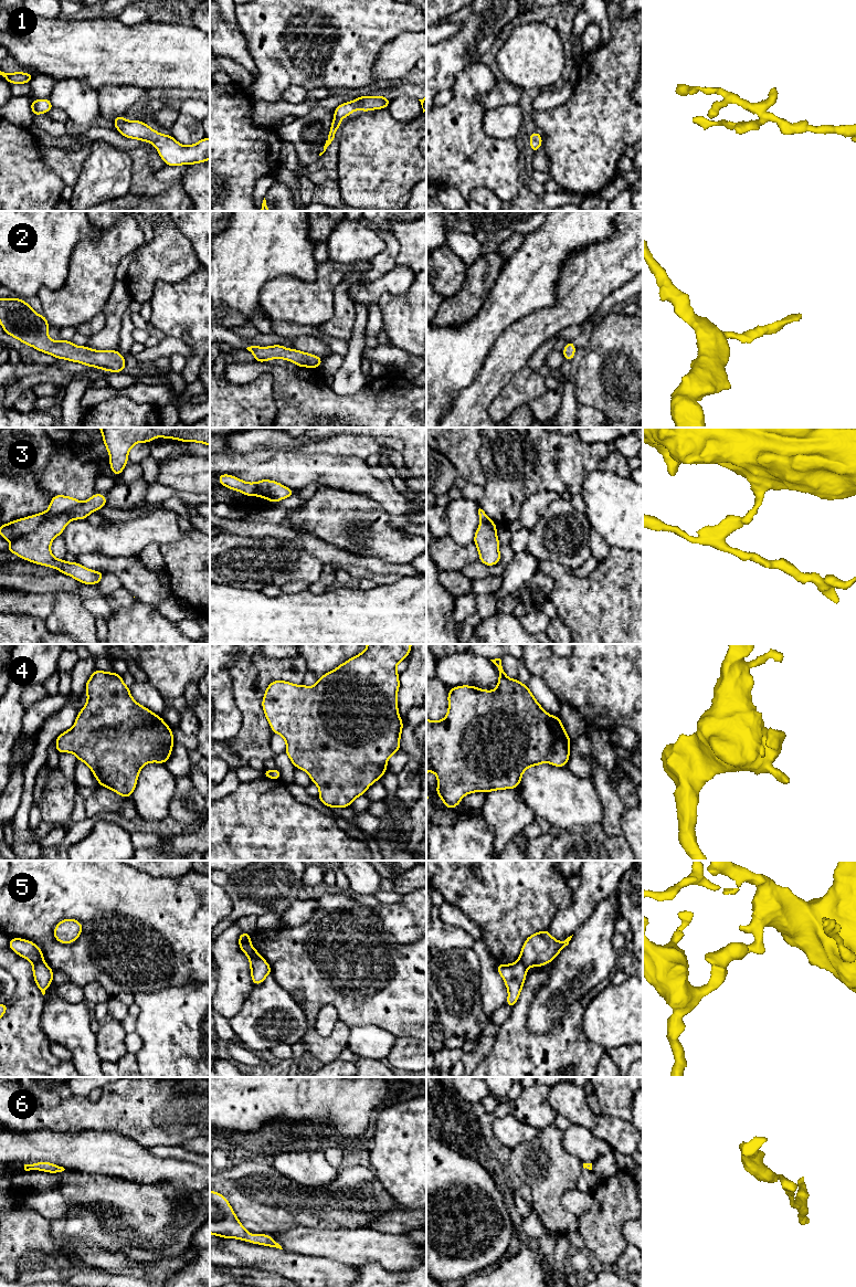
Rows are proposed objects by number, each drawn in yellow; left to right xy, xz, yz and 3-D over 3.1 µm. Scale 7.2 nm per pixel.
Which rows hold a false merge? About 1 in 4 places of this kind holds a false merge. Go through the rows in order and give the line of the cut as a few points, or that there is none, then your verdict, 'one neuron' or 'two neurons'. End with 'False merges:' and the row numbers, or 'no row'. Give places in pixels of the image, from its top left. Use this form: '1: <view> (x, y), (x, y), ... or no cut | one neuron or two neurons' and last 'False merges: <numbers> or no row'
1: no cut | one neuron
2: no cut | one neuron
3: xy (82, 503), (44, 518), (32, 531), (22, 534), (11, 540) | two neurons
4: no cut | one neuron
5: xz (249, 956), (261, 958) | two neurons
6: no cut | one neuron
False merges: 3, 5

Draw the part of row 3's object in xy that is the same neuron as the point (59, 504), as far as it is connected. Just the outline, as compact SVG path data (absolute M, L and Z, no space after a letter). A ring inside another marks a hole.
M54 495L46 511L3 524L0 526L0 536L7 540L14 540L22 535L33 532L44 519L71 510L81 504L76 498Z

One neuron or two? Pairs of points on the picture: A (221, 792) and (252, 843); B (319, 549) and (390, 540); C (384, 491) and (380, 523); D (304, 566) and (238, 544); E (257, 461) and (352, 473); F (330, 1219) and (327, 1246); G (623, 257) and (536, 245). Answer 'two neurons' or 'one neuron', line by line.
A: two neurons
B: two neurons
C: two neurons
D: one neuron
E: one neuron
F: two neurons
G: two neurons

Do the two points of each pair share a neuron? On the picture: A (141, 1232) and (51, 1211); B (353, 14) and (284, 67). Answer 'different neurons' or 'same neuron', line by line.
A: different neurons
B: same neuron

